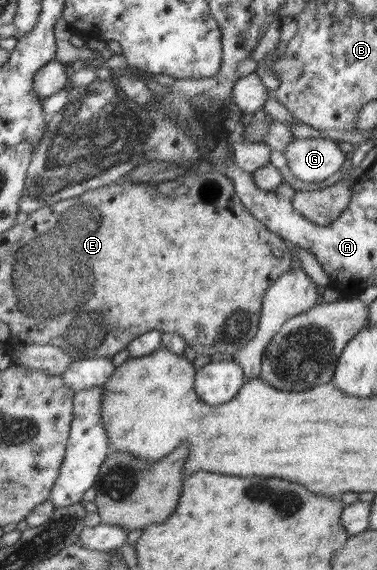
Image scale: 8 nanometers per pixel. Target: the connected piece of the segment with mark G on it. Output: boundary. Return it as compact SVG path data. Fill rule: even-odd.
M294 138L284 155L292 175L305 183L323 182L346 161L338 144L326 138Z

